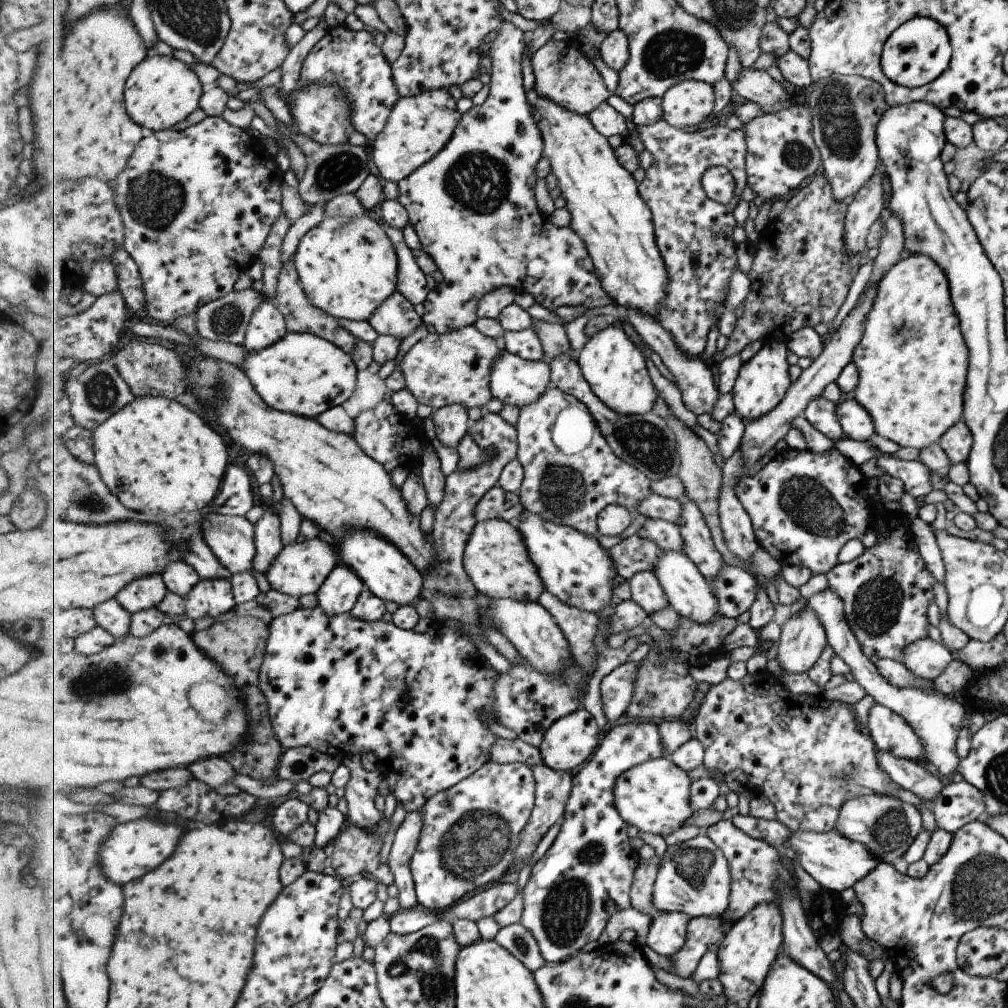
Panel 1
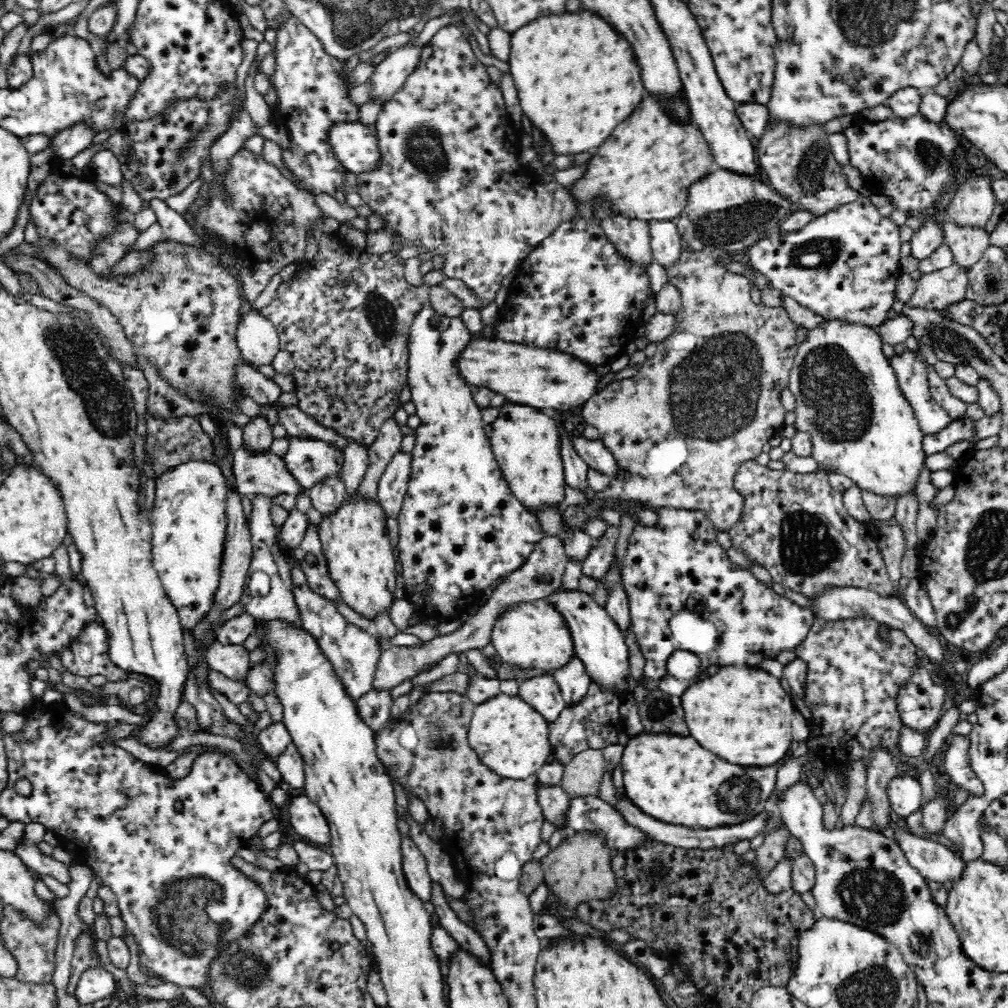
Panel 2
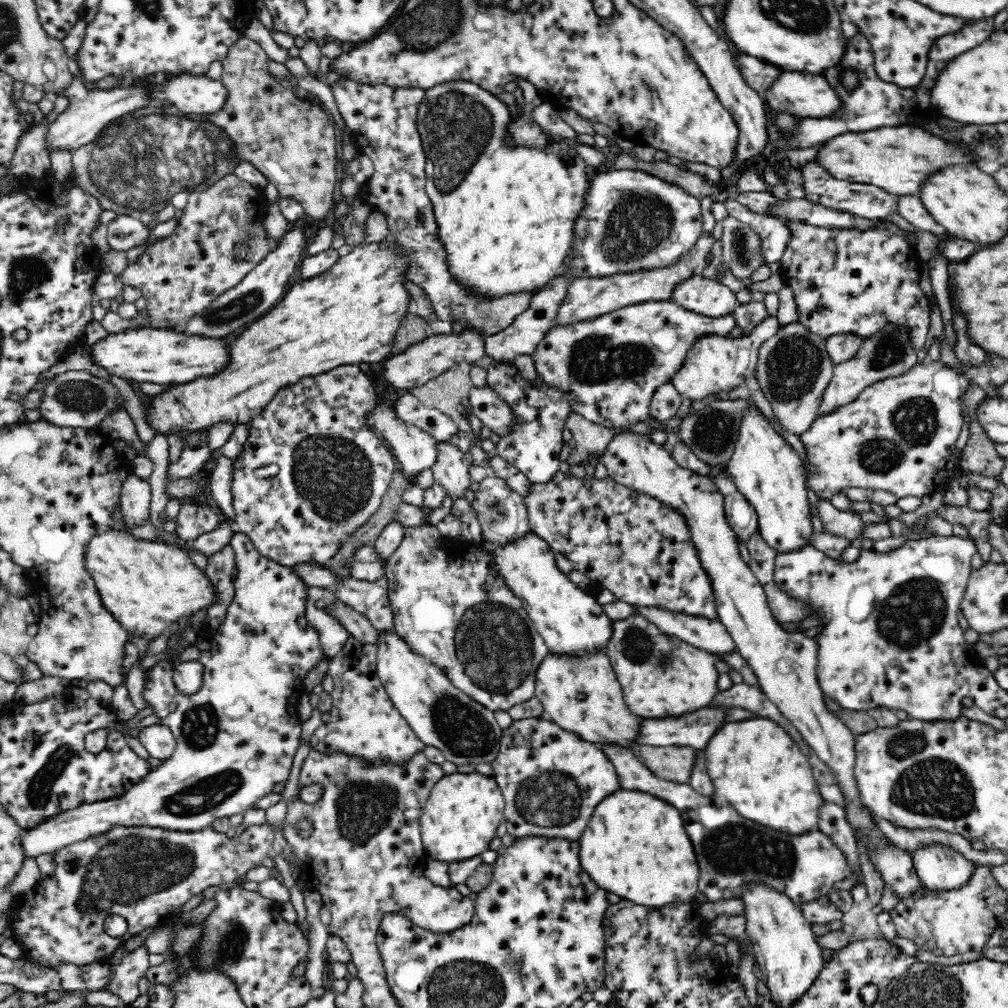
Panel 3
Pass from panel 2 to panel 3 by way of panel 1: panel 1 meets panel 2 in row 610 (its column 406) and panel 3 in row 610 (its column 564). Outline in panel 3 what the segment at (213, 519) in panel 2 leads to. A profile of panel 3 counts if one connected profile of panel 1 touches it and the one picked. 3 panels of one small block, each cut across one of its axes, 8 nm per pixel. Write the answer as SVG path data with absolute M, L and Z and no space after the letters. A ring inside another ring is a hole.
M235 532L232 534L230 545L234 548L234 565L237 569L235 584L235 597L232 598L231 606L228 606L226 616L219 622L214 629L213 636L206 640L196 640L193 644L188 645L176 658L180 661L198 660L204 665L204 680L202 680L202 688L196 694L186 696L176 688L173 681L173 663L171 660L165 660L163 663L158 662L154 668L149 670L149 679L146 679L146 690L144 697L148 707L152 708L154 715L160 717L160 725L170 727L174 738L176 739L176 750L174 754L162 761L156 768L140 779L140 782L128 787L124 794L114 798L100 799L100 802L85 803L82 806L73 808L72 810L64 810L60 814L54 814L50 818L46 818L44 822L37 823L34 826L24 830L21 841L21 856L24 862L34 861L36 856L42 854L56 855L60 850L67 849L68 846L76 845L78 842L84 842L90 838L99 837L102 834L110 833L110 830L118 829L119 826L124 828L133 828L134 826L146 826L149 829L165 829L170 831L179 831L180 833L192 832L194 830L202 830L210 827L216 818L231 817L240 813L245 813L252 804L256 802L262 795L272 793L272 789L278 782L284 782L291 773L291 768L295 762L295 754L301 745L301 725L298 710L304 706L304 700L307 695L303 680L310 670L315 668L320 660L324 658L323 648L321 647L320 633L314 625L307 619L306 598L308 598L308 586L306 586L292 571L278 562L270 561L266 556L261 555L256 546L250 540L248 534Z

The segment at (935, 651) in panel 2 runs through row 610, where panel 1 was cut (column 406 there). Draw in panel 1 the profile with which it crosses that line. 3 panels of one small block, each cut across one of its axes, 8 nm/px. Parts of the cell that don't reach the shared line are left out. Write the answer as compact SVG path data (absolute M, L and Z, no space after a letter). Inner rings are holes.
M421 810L407 813L395 833L390 850L389 862L395 876L394 884L400 892L397 899L404 910L411 910L420 905L411 871L411 858L417 852L421 832L423 832Z

